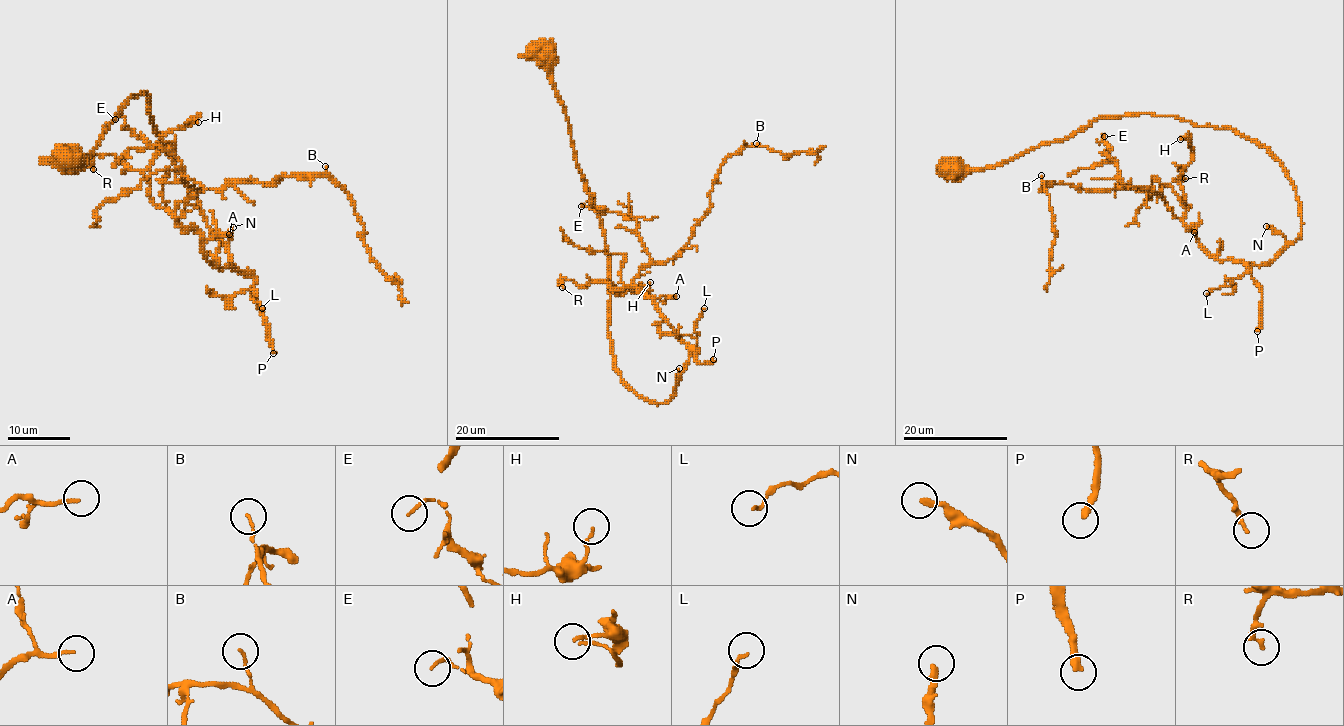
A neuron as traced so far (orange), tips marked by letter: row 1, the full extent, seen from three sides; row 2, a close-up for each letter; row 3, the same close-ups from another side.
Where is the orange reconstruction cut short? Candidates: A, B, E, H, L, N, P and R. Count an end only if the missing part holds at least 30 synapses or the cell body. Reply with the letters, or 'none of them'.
N, P

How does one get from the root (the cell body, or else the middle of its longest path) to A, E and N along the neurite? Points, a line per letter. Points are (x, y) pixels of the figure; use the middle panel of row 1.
A: (541, 55), (604, 236), (615, 368), (655, 404), (671, 397), (690, 354), (655, 307), (657, 299), (676, 296)
E: (541, 55), (604, 236), (615, 368), (665, 404), (690, 347), (632, 282), (652, 262), (638, 224), (581, 206)
N: (541, 55), (604, 236), (615, 368), (655, 404), (671, 397), (679, 368)

